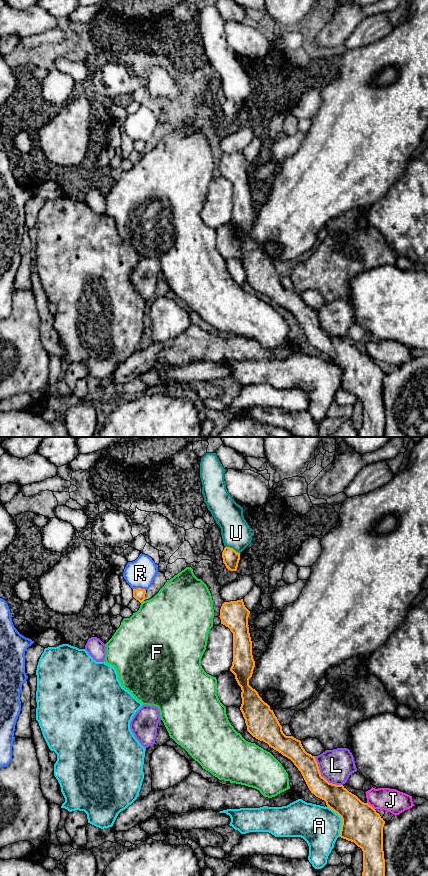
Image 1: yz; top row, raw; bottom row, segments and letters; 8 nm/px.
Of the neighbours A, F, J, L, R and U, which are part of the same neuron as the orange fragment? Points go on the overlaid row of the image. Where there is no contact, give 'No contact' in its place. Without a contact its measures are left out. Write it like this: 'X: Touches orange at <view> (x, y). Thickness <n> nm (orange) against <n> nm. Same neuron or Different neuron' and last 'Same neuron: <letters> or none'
A: Touches orange at yz (342, 820). Thickness 320 nm (orange) against 320 nm. Different neuron
F: Touches orange at yz (142, 601). Thickness 100 nm (orange) against 460 nm. Different neuron
J: Touches orange at yz (371, 806). Thickness 320 nm (orange) against 190 nm. Different neuron
L: Touches orange at yz (321, 776). Thickness 200 nm (orange) against 260 nm. Different neuron
R: Touches orange at yz (139, 588). Thickness 100 nm (orange) against 220 nm. Different neuron
U: Touches orange at yz (232, 548). Thickness 130 nm (orange) against 240 nm. Different neuron
Same neuron: none

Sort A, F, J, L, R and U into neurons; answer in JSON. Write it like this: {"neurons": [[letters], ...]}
{"neurons": [["A"], ["F"], ["J"], ["L"], ["R"], ["U"]]}

